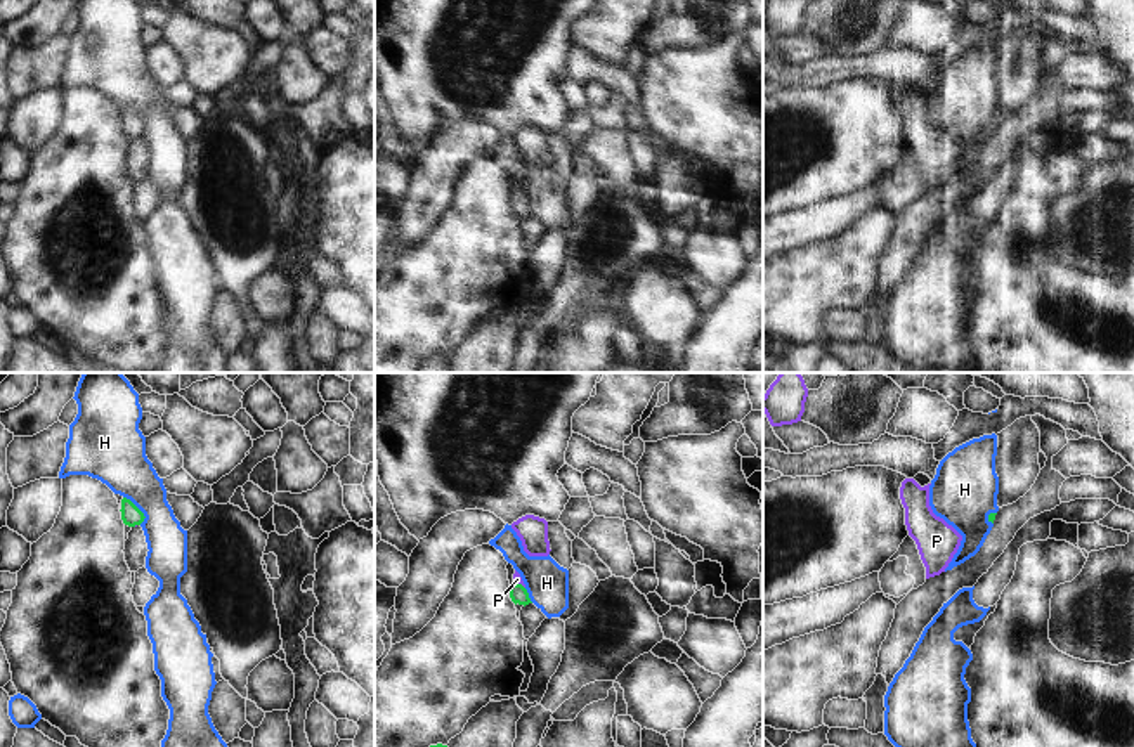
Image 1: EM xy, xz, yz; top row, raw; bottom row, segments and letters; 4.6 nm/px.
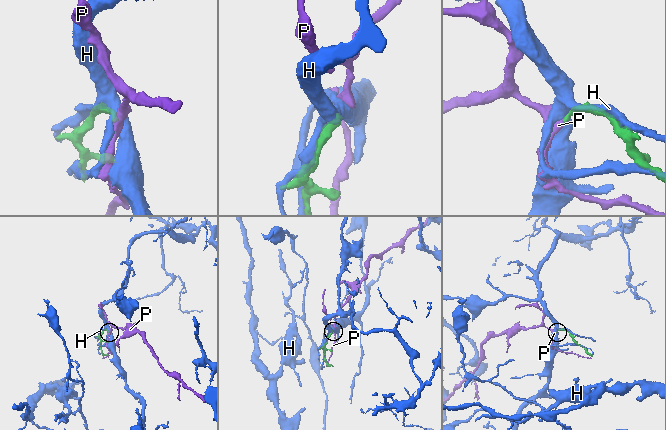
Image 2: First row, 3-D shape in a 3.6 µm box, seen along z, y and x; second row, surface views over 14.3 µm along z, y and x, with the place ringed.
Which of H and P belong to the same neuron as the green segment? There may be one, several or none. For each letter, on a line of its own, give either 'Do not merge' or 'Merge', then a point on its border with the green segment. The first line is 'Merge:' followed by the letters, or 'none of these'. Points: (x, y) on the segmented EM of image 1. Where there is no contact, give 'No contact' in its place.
Merge: P
H: Do not merge. Touches green at xy (139, 510)
P: Merge. Touches green at xz (519, 584).

